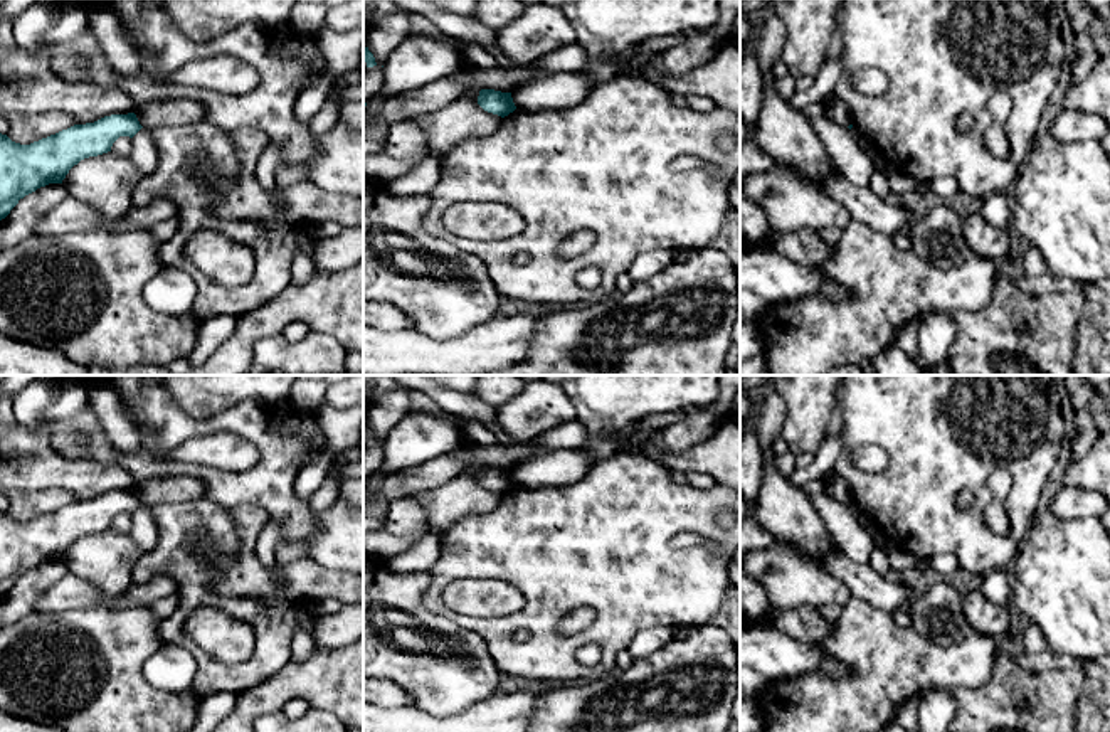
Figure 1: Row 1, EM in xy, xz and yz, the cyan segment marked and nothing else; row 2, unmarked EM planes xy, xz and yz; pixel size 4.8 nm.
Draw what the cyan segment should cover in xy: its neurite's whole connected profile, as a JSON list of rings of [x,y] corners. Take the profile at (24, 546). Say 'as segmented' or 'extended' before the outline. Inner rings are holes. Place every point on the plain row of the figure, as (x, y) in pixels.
as segmented | [[[135,490],[104,493],[20,522],[0,510],[0,597],[20,576],[49,560],[62,560],[81,537],[111,528],[119,513],[133,515],[143,503]]]

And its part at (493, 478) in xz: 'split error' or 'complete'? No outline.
complete

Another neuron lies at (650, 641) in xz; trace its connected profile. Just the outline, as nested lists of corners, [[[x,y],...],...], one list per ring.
[[[656,626],[648,631],[641,631],[636,636],[632,651],[637,660],[642,660],[656,651],[659,651],[664,644],[673,639],[673,628]]]

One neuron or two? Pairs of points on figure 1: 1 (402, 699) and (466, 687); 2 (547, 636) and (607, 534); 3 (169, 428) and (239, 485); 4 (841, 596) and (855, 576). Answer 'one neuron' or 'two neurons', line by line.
1: two neurons
2: one neuron
3: one neuron
4: two neurons

